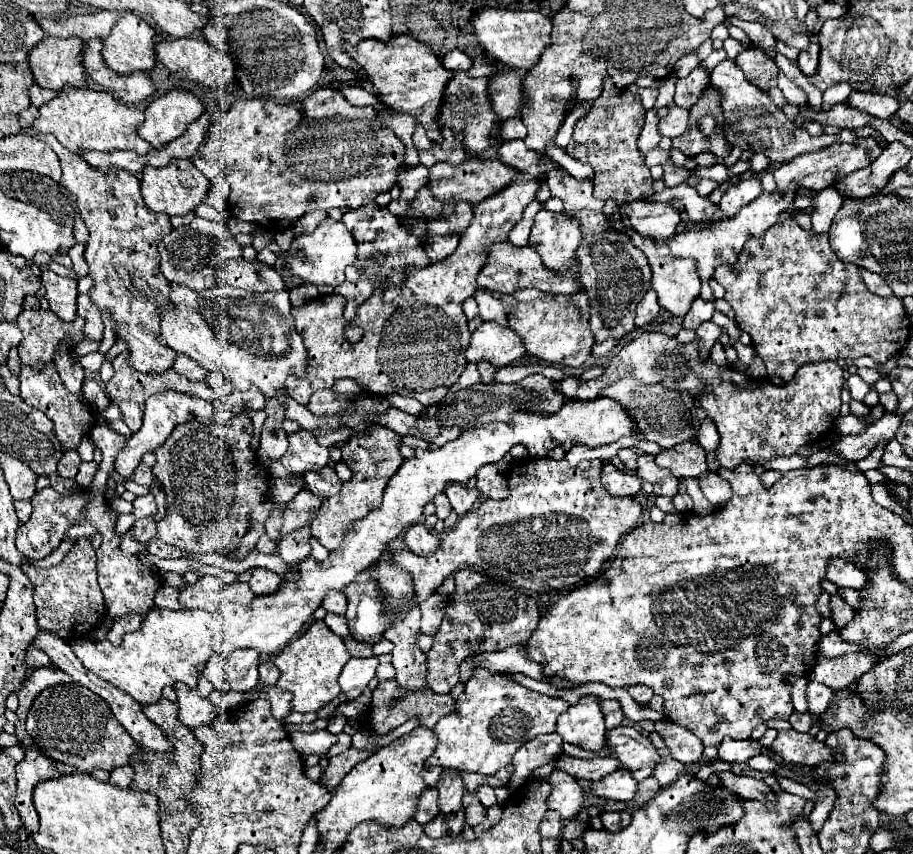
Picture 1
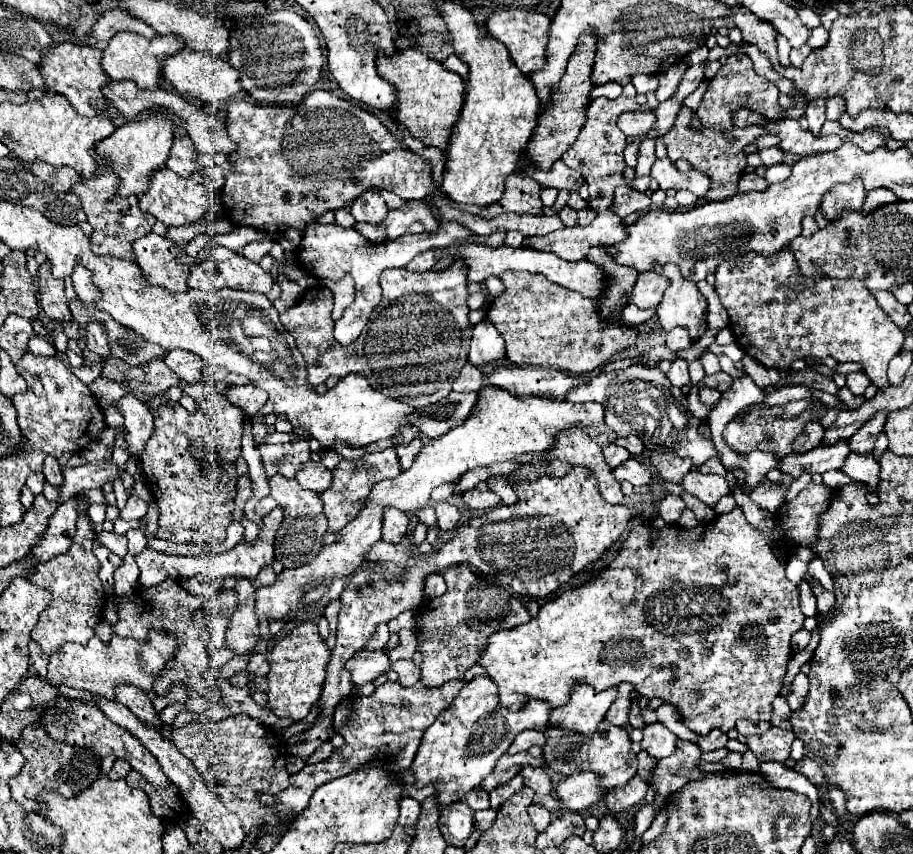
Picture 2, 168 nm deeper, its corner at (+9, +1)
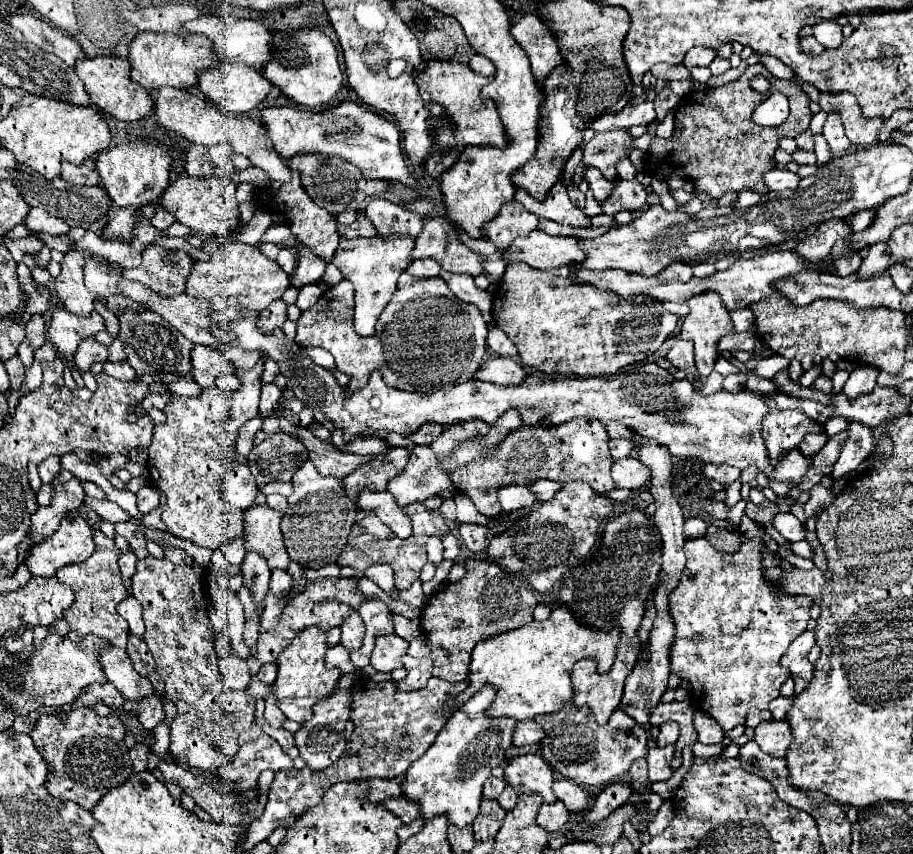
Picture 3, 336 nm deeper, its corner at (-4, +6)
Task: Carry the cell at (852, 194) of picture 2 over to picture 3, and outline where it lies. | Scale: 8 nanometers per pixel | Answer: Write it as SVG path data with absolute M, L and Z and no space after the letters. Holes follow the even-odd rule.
M823 222L815 234L807 236L801 240L801 244L795 248L795 252L805 260L805 262L817 262L817 258L825 258L825 254L831 252L833 244L843 238L845 234L851 234L851 228L843 222Z

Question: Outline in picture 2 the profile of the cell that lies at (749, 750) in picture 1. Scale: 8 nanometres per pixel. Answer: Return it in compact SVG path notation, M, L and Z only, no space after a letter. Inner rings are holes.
M712 729L706 737L700 737L698 739L698 747L702 751L716 751L716 749L724 749L728 743L728 735L718 731L718 729Z

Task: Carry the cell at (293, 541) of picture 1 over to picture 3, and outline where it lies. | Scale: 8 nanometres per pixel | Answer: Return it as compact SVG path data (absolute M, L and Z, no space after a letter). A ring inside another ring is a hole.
M311 460L293 474L293 494L289 496L289 508L281 520L281 534L289 558L307 568L321 568L333 564L345 548L351 526L355 524L357 506L345 494L343 480L333 476L321 476Z

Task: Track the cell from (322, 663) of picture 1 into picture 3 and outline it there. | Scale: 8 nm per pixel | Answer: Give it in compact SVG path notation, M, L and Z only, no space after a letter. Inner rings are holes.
M305 628L299 636L293 638L293 642L279 654L277 658L277 680L273 684L277 706L281 712L293 720L293 722L305 722L313 716L311 708L313 704L321 702L323 698L331 696L337 690L337 682L341 678L339 670L327 670L325 666L325 632L313 628Z

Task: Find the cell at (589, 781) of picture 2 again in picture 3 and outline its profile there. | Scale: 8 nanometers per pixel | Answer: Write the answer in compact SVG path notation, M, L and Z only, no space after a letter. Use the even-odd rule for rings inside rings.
M569 780L553 782L553 792L565 804L565 808L569 812L579 812L579 810L587 808L587 804L591 800L589 794L581 786L577 786L577 784L569 782Z

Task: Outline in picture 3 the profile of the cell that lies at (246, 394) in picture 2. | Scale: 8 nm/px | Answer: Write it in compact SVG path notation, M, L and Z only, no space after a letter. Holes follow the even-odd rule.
M263 384L259 412L263 416L271 416L273 414L273 408L279 404L279 400L281 400L281 390L275 384Z

